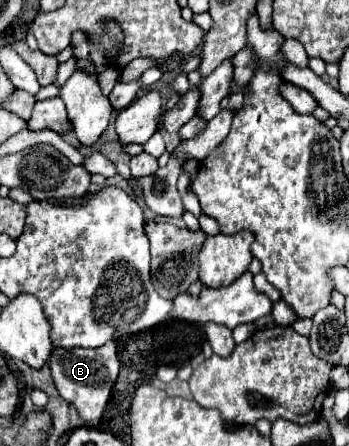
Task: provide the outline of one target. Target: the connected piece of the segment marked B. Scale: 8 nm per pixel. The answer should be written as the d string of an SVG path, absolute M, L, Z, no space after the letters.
M109 340L107 344L103 344L99 348L73 348L73 350L55 348L49 366L53 372L55 388L71 406L77 408L79 416L85 422L99 420L107 408L111 388L113 388L113 384L119 376L119 368L121 368L115 342Z

